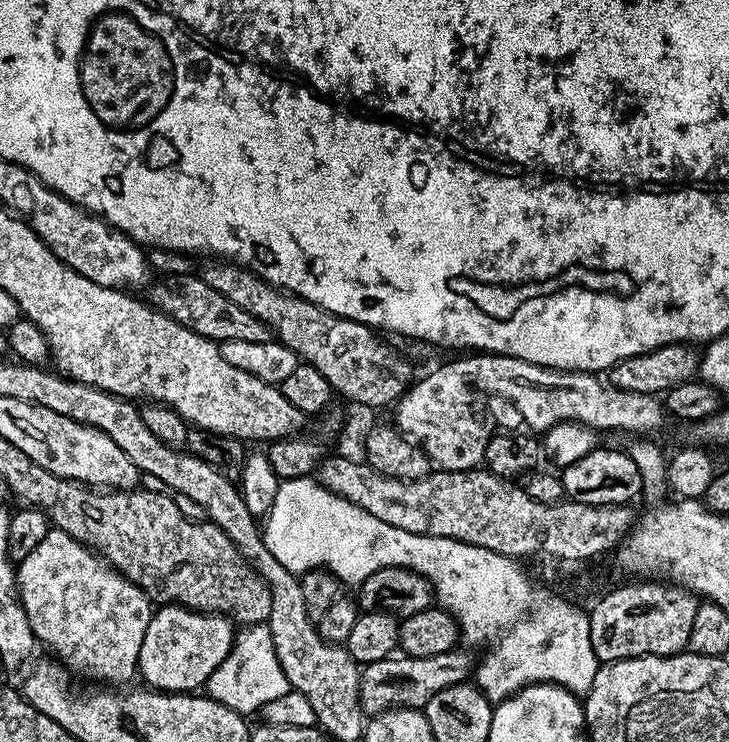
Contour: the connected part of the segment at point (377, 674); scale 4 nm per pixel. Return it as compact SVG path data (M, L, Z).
M464 646L451 648L446 654L434 654L434 658L414 658L403 654L393 654L386 660L370 662L363 665L360 673L360 704L363 706L365 713L375 714L385 712L391 708L419 708L423 709L425 704L438 694L438 690L446 690L455 684L463 684L473 675L474 660L468 652L469 649Z

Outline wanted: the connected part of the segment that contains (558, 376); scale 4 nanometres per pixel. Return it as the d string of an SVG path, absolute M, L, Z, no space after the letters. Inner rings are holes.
M464 354L461 356L464 356L461 360L450 361L449 364L444 364L441 368L436 368L433 372L426 373L421 380L419 377L394 405L394 411L396 411L394 423L396 427L399 428L405 436L415 440L416 443L423 448L425 454L432 459L433 465L442 472L468 472L471 468L479 468L483 465L484 455L486 454L486 442L490 442L490 438L494 435L492 416L488 413L488 396L497 396L502 403L509 404L509 406L524 419L524 424L528 427L525 429L531 430L536 434L548 432L551 428L559 424L578 424L589 430L601 428L604 432L640 432L636 434L652 434L648 432L658 431L659 428L663 426L664 420L666 421L666 409L659 395L634 394L630 390L618 390L605 383L599 375L590 372L563 372L560 368L542 368L539 364L531 364L530 362L519 360L513 356L498 356L495 354Z

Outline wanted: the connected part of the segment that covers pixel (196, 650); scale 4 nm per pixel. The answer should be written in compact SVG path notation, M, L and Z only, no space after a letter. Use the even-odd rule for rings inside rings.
M165 604L153 611L150 626L146 626L146 638L142 638L140 647L138 672L141 677L144 675L143 683L149 689L192 694L207 685L210 674L214 674L214 670L218 670L218 666L222 666L222 662L230 654L233 643L234 624L229 617L196 612L193 608L184 608L180 604Z

